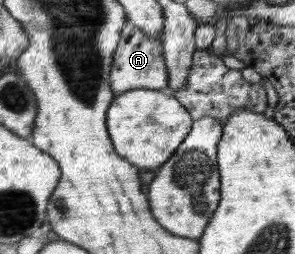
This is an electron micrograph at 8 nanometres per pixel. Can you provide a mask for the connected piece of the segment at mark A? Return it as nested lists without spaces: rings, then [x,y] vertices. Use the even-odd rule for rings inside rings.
[[[130,24],[123,27],[123,38],[115,51],[114,63],[110,74],[112,88],[116,92],[126,92],[135,88],[168,90],[168,71],[159,38],[150,38],[143,30]]]

